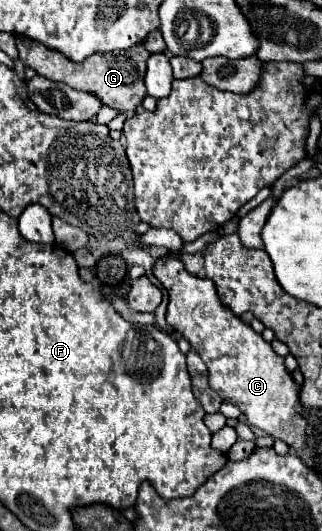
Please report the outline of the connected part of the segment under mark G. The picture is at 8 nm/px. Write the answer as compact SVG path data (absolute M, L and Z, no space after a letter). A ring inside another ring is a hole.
M17 37L17 49L19 49L19 59L37 71L37 75L43 75L51 81L61 81L73 89L93 93L99 97L99 101L107 107L113 107L117 113L133 115L137 105L143 101L147 95L143 77L145 77L145 61L149 57L149 51L139 43L131 49L115 53L97 53L87 57L83 63L73 63L67 57L63 57L59 51L51 51L41 43L35 43L27 37ZM139 53L141 53L141 67L139 67Z

